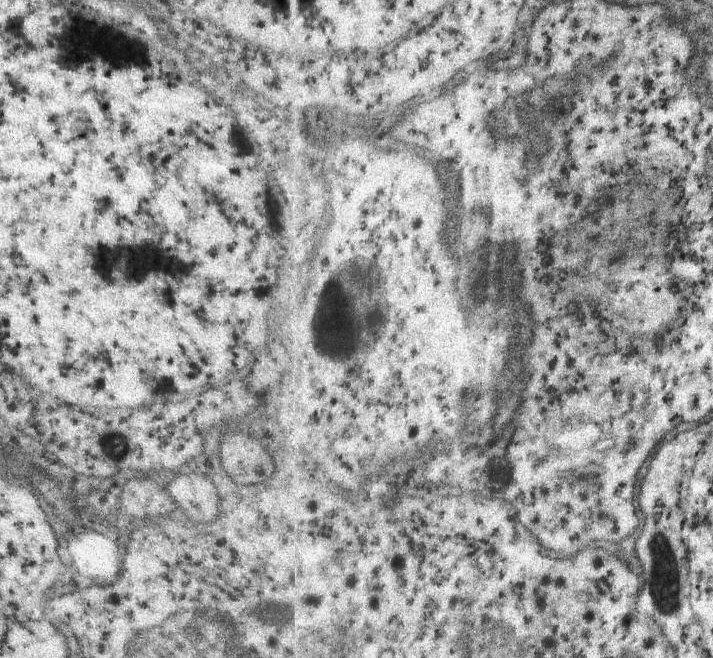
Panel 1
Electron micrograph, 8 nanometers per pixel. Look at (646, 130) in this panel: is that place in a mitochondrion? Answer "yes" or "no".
no

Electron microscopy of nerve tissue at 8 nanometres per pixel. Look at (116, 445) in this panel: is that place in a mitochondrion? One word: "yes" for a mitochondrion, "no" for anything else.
yes

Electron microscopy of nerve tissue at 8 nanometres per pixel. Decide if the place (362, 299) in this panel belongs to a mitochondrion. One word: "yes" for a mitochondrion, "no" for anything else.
yes

